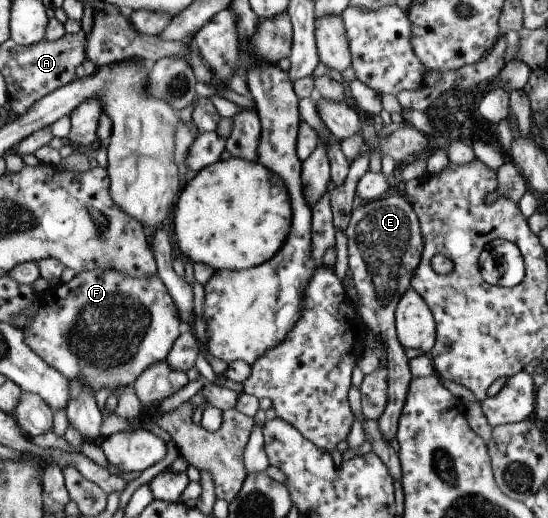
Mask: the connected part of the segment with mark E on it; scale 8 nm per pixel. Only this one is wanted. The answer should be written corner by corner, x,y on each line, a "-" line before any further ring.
400,196
377,199
358,206
344,230
348,250
348,269
352,278
358,305
355,306
357,319
362,319
365,327
381,344
386,352
387,401
377,425
383,439
389,443
395,436
397,420
405,401
409,380
408,359
405,350
398,343
394,312
398,300
409,289
409,283
422,252
419,224
410,203

